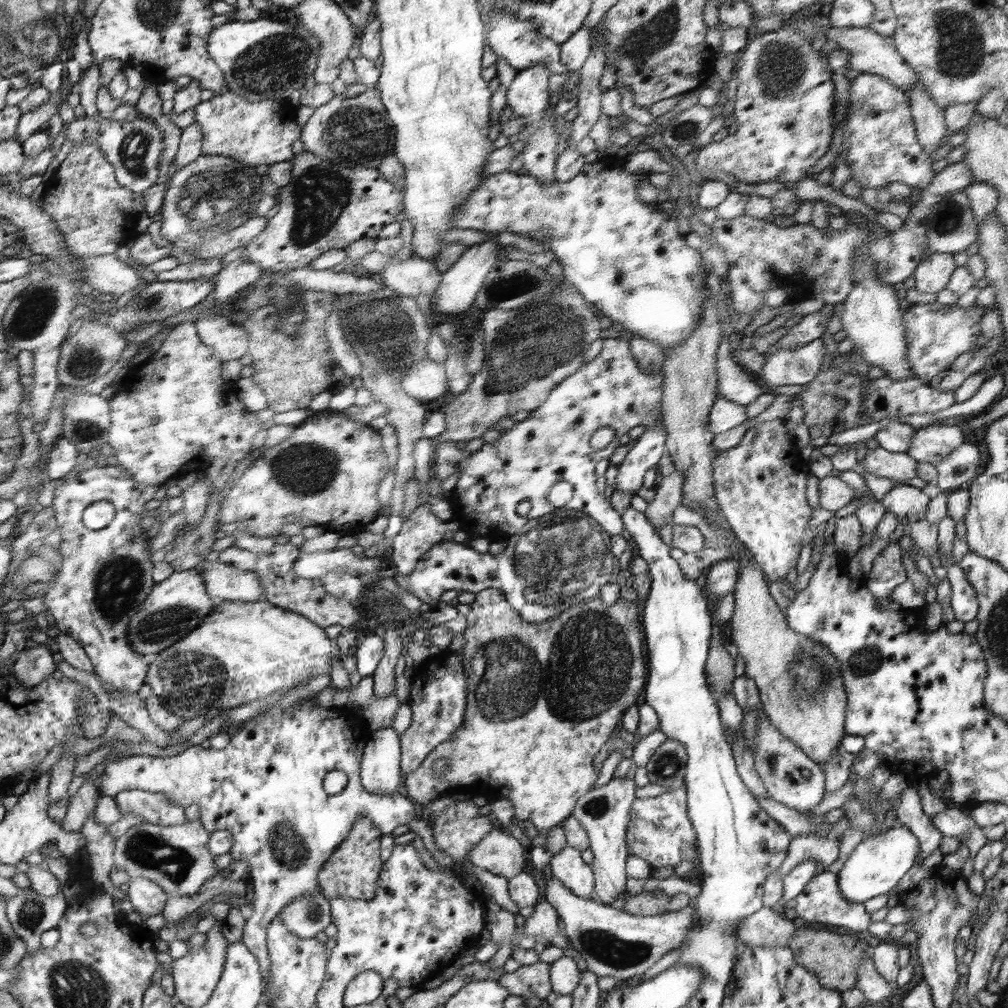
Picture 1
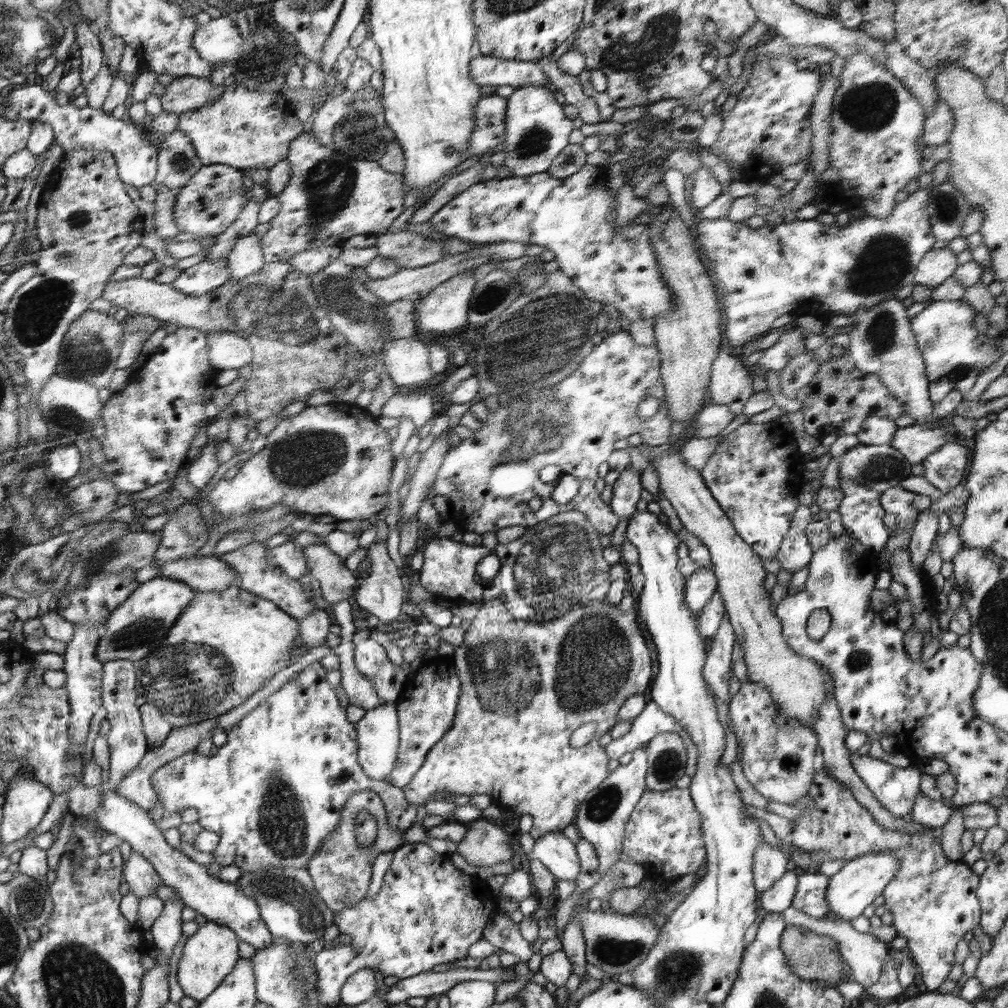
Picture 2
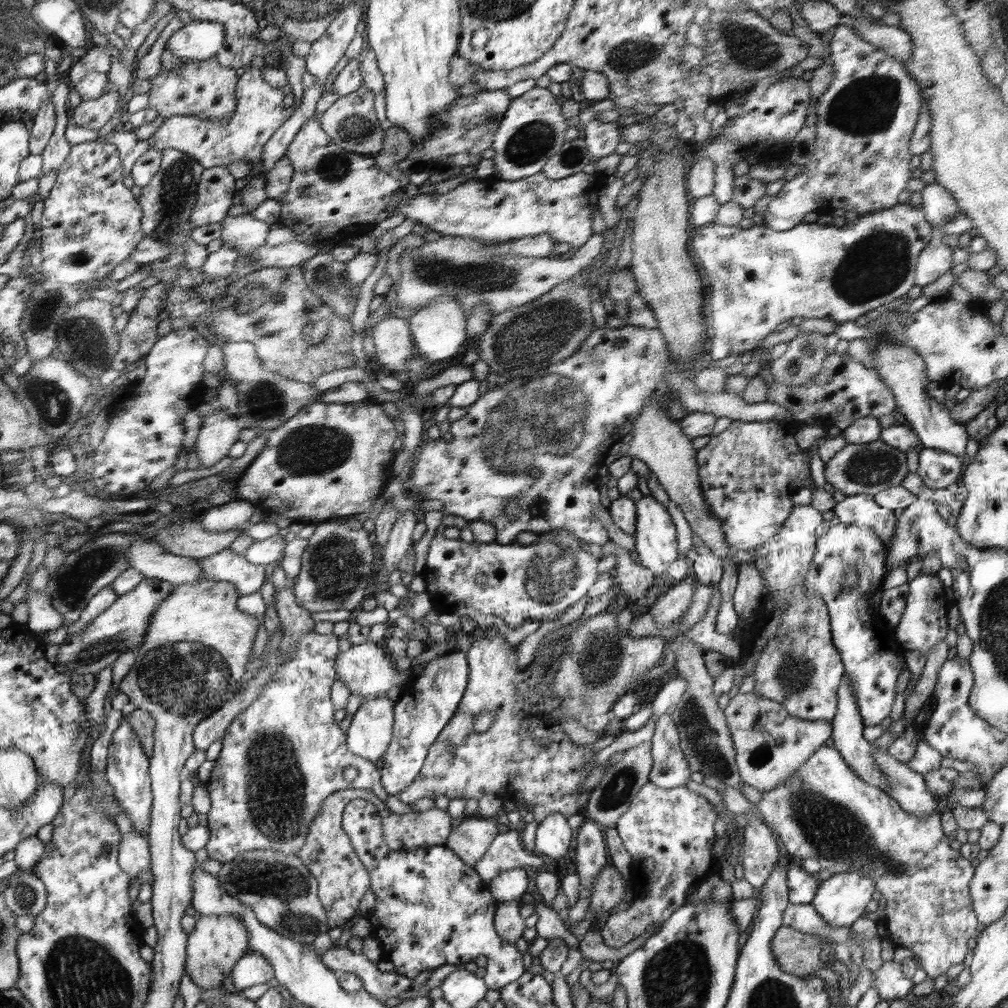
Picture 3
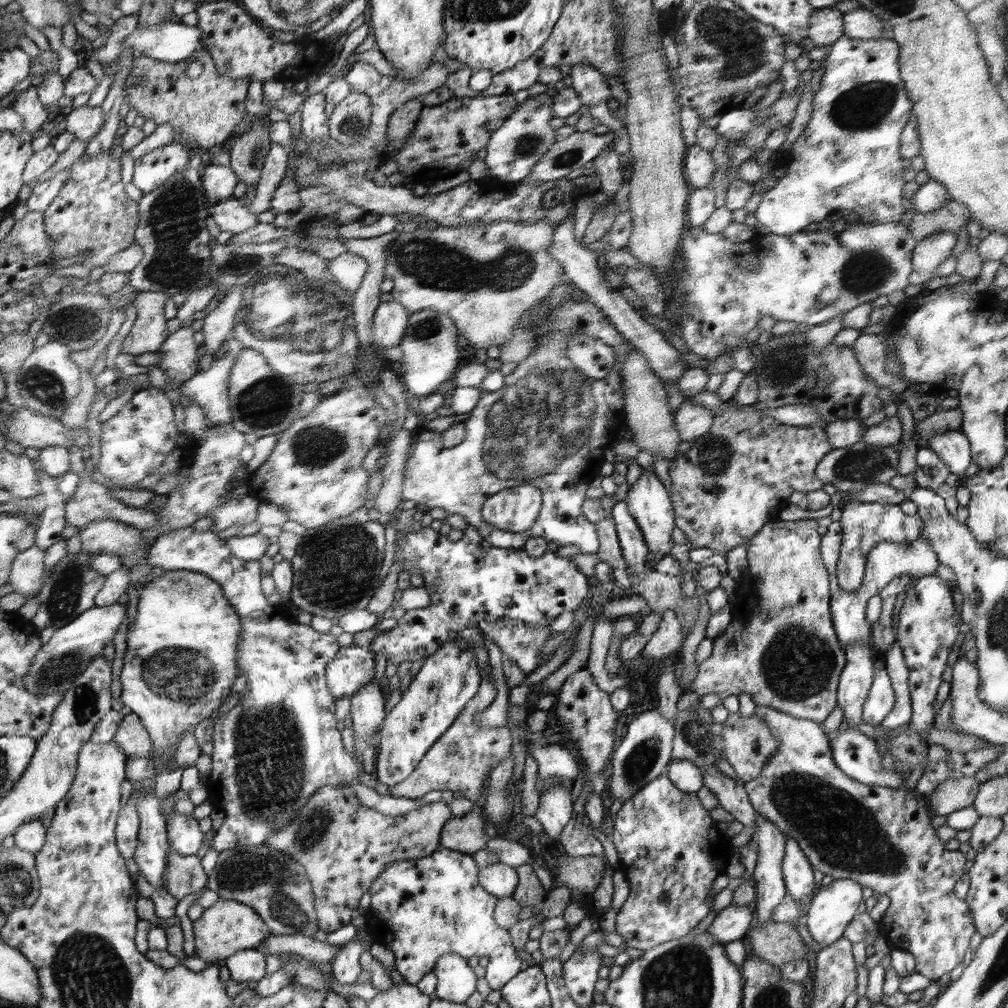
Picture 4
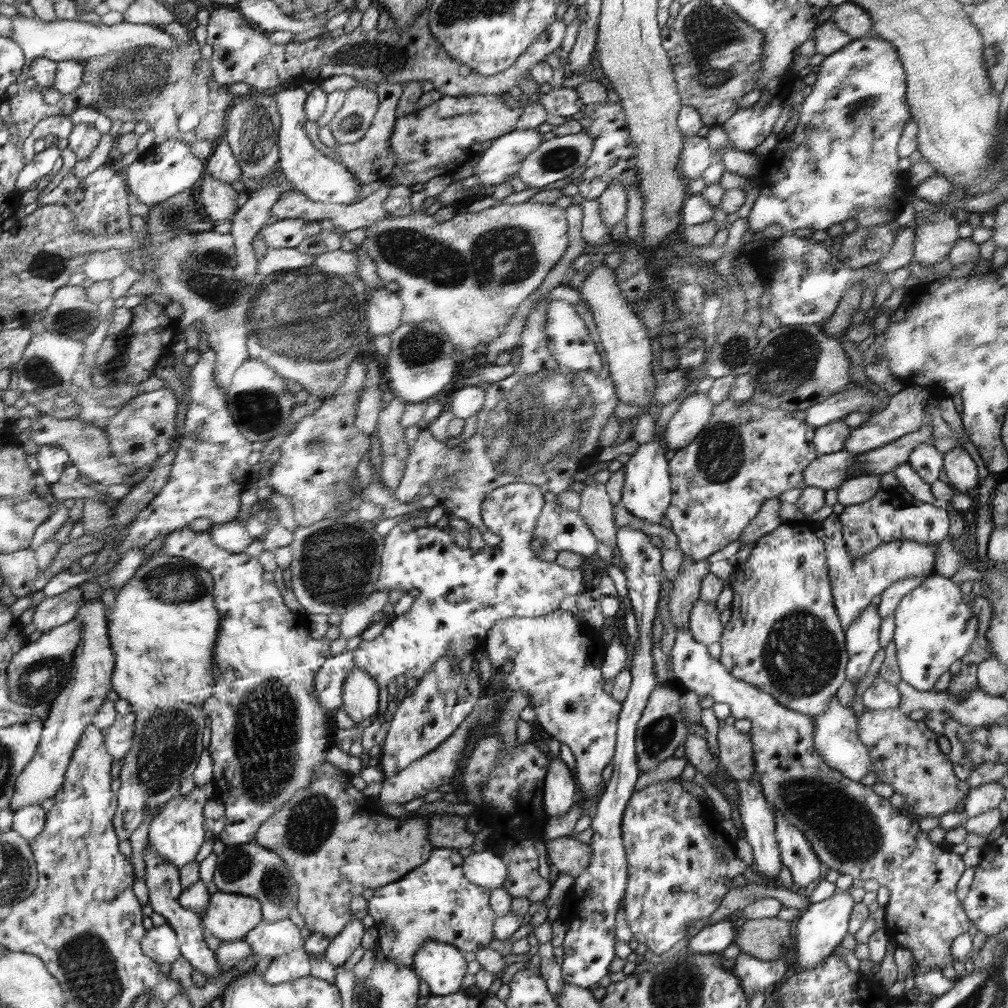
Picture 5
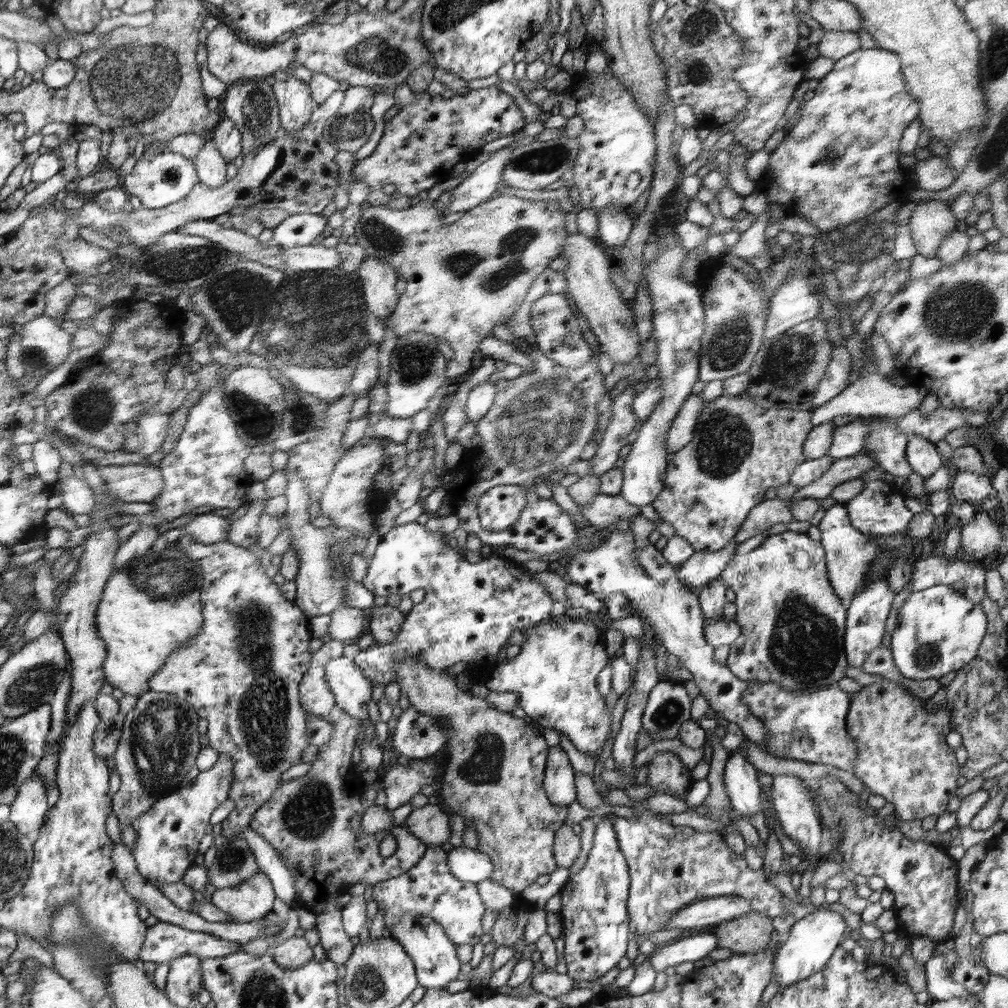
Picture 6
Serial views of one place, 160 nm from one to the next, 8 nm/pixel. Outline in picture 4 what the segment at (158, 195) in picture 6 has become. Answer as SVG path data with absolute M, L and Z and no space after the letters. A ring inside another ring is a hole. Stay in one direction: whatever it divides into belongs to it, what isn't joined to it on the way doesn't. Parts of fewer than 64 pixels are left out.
M177 143L162 146L135 162L133 165L134 174L132 184L135 184L144 193L152 192L155 188L164 184L172 175L177 175L185 171L185 168L190 168L192 163L196 165L196 163L191 161L190 152L187 150L186 145Z

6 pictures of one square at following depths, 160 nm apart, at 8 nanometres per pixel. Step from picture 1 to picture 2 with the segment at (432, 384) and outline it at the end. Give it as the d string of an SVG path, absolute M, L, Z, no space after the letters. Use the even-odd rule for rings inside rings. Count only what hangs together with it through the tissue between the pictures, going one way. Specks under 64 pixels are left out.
M393 338L386 341L382 362L396 386L414 389L435 377L428 356L429 344L426 342L417 338Z

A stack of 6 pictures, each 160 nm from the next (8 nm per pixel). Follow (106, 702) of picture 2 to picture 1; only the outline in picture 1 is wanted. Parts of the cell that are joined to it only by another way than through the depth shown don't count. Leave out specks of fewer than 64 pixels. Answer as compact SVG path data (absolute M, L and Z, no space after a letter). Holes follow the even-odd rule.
M117 464L94 466L80 471L76 478L56 481L55 486L51 506L56 514L56 529L62 536L59 546L62 567L43 599L47 604L47 610L55 618L53 628L73 637L83 647L100 682L106 681L117 692L119 699L125 701L137 694L151 665L148 656L139 653L130 645L128 630L130 619L137 614L155 585L152 580L154 564L150 562L151 554L148 554L148 534L147 530L140 526L140 518L143 518L144 504L155 498L156 488L160 487L139 483ZM100 500L110 502L114 506L115 517L102 530L88 530L82 524L82 515L90 504Z

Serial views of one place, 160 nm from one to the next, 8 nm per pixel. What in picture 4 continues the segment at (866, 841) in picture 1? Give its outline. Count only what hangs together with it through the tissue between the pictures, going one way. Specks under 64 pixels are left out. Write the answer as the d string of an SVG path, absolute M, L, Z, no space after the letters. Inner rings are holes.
M834 879L832 884L822 886L814 893L810 906L806 908L806 928L812 938L824 947L835 943L844 936L844 931L858 913L862 898L862 886L854 880Z

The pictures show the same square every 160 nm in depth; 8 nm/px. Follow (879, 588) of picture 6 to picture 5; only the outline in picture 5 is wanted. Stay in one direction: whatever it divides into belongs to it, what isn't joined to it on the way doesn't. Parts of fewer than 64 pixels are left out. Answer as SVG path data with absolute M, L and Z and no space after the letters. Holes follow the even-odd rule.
M869 605L863 611L863 617L846 628L845 645L847 648L847 665L845 675L847 680L860 683L868 674L868 668L874 654L880 650L880 628L877 609Z

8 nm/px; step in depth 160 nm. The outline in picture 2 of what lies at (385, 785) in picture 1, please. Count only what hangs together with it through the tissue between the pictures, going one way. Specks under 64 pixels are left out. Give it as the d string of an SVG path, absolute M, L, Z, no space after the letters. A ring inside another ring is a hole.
M396 703L381 704L374 710L367 710L364 717L357 725L357 756L361 767L372 780L387 781L397 764L397 756L400 754L400 720L397 716Z

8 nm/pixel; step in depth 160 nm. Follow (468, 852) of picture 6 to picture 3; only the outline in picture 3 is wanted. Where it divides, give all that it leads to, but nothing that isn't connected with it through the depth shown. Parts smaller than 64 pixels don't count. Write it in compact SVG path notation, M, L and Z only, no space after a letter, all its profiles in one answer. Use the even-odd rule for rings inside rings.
M523 868L502 872L492 879L488 888L499 903L518 901L527 892L529 876Z

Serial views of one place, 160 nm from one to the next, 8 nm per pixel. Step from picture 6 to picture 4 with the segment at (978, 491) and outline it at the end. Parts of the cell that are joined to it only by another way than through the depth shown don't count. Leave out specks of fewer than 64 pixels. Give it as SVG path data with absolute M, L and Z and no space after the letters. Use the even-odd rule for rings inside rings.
M949 430L944 434L936 434L926 444L929 444L929 447L938 453L952 473L963 478L973 458L970 443L960 430Z

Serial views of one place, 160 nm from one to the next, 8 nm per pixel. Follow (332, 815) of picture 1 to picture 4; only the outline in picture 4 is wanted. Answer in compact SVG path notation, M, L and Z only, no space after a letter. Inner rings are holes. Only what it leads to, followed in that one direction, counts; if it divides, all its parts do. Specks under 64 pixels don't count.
M184 527L181 529L173 530L168 534L160 535L151 544L149 548L149 560L148 564L153 567L160 567L164 570L190 570L194 572L201 572L202 574L213 578L225 591L225 595L228 597L230 604L237 609L237 613L241 616L241 641L240 641L240 659L237 663L237 670L244 670L246 674L247 687L250 692L246 699L241 699L238 703L224 715L220 714L220 719L215 722L214 733L212 735L211 743L214 745L214 750L211 756L213 771L208 775L207 782L209 786L209 793L212 796L215 806L224 812L224 822L220 826L220 829L216 831L216 836L212 840L211 848L218 851L219 853L231 850L235 847L250 847L265 845L266 840L287 824L290 824L294 818L299 815L301 808L309 802L309 798L320 788L325 786L348 786L352 780L358 780L360 784L369 786L374 789L376 783L379 781L374 772L366 773L363 768L358 767L356 758L352 754L346 752L346 748L342 746L342 738L340 738L340 730L336 728L336 716L334 716L334 699L335 696L330 692L328 676L326 671L328 670L329 662L338 654L338 642L336 642L336 636L332 636L329 633L318 632L317 629L312 628L310 625L304 625L301 623L290 622L286 616L280 616L274 612L272 606L268 606L266 602L266 596L262 592L262 568L260 568L260 561L256 560L244 560L241 557L237 557L232 553L229 545L226 544L224 539L217 535L212 530L198 530L195 528Z

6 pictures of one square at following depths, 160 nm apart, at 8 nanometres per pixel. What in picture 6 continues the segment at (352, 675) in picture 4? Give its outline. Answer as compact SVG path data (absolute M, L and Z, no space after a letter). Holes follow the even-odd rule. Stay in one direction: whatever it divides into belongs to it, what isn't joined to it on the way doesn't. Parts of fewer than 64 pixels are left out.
M310 668L301 680L301 703L312 717L327 718L334 708L335 696L327 683L325 668Z

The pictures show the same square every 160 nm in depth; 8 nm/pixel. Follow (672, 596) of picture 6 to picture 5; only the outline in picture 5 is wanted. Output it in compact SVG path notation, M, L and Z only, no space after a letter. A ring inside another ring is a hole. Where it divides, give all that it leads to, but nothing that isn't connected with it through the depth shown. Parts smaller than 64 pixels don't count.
M688 624L675 630L672 638L673 678L677 685L683 691L696 692L700 698L711 696L714 702L728 704L731 715L736 720L750 720L749 733L755 750L755 778L761 784L763 795L772 809L779 810L786 822L804 833L812 851L828 869L836 870L840 875L852 876L853 879L876 880L880 887L888 888L890 901L886 906L883 926L886 936L898 947L912 951L913 963L916 963L919 972L934 969L942 971L953 961L952 941L960 934L967 933L971 923L956 895L957 883L966 870L962 856L931 842L928 833L919 828L916 817L894 807L889 798L872 791L872 786L862 785L860 781L856 782L827 765L814 746L813 720L778 704L772 695L734 678L724 665L708 652L706 645L694 640Z

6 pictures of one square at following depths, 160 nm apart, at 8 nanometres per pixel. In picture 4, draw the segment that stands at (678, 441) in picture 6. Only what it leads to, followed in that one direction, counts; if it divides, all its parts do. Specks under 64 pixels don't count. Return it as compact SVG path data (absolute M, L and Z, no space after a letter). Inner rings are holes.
M685 400L674 414L675 428L678 430L680 442L690 442L703 436L713 424L713 411L694 401Z

